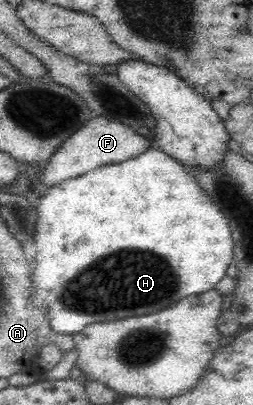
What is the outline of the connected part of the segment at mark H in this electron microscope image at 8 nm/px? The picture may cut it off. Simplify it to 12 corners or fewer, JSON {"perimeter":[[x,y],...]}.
{"perimeter":[[155,148],[36,203],[54,334],[216,288],[229,221]]}

